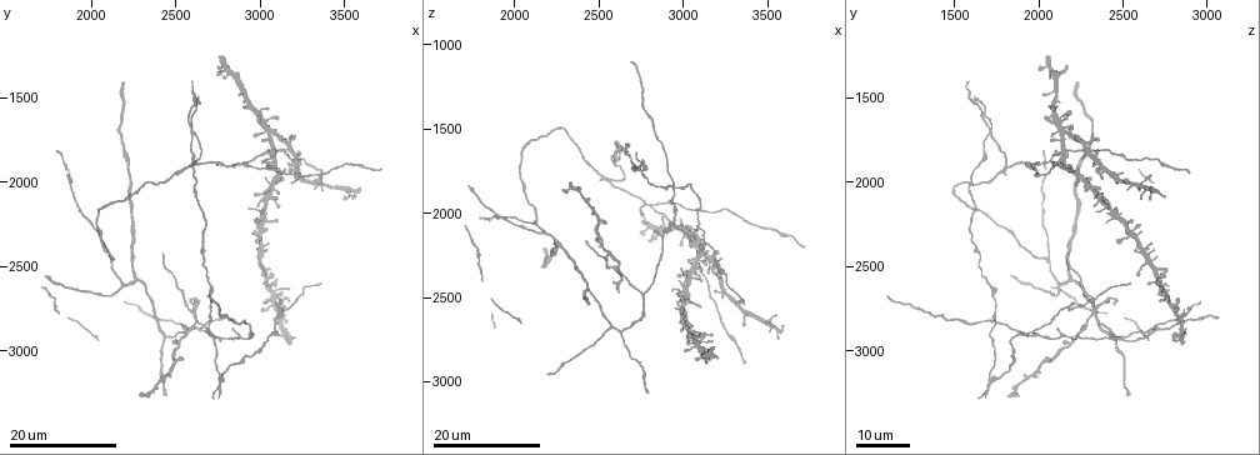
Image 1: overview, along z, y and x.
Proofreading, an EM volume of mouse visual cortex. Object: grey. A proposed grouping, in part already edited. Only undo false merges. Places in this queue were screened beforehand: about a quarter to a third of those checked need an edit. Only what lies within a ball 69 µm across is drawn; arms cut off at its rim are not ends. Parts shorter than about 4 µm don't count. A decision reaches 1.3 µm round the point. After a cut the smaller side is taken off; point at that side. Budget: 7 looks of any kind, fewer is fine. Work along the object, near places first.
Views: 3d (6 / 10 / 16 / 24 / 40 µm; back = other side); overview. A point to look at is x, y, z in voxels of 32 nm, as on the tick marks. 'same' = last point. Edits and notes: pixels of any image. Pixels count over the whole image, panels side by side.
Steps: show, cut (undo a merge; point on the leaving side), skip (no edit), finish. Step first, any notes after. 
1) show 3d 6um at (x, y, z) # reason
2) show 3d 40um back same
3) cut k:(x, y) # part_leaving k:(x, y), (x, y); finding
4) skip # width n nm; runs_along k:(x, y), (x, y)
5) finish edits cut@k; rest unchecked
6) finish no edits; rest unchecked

show 3d 16um at (2620, 2760, 2300) # two arms in line, one across

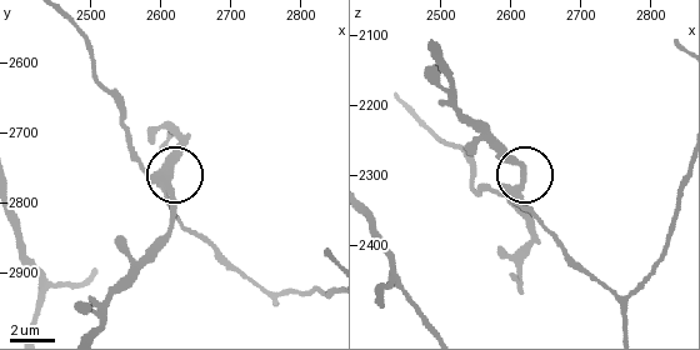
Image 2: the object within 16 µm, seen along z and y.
show 3d 10um at (2610, 2775, 2320)

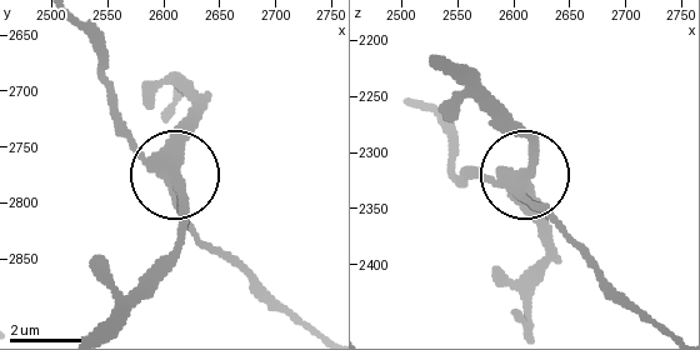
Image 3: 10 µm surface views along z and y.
cut 3:(175, 126) # arms 3; part_leaving 3:(161, 171), (176, 196), (176, 259), (123, 321); a second cell is stuck on

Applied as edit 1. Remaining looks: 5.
show overview

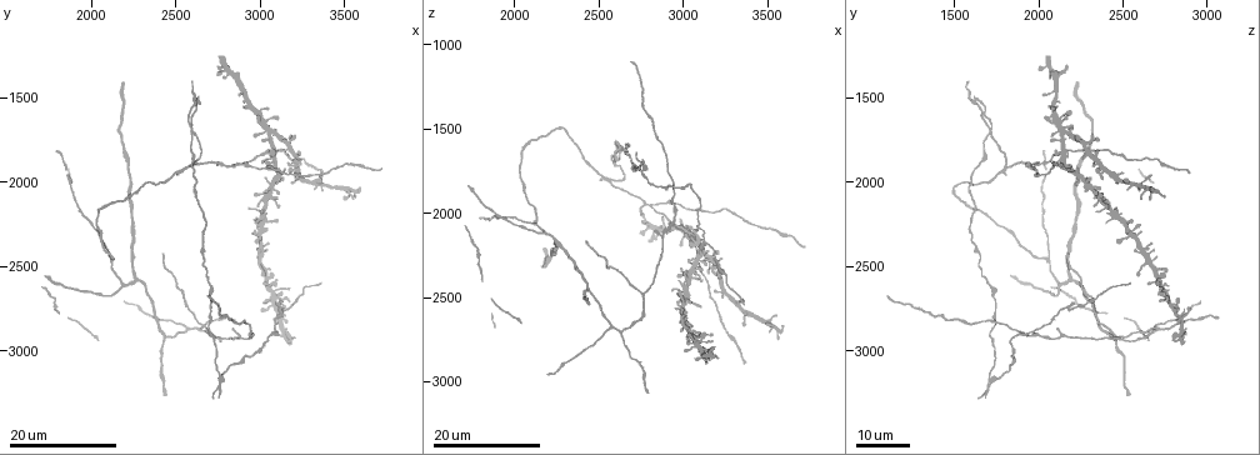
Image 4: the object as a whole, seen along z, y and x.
show 3d 16um at (2200, 2620, 2120) # three arms meet

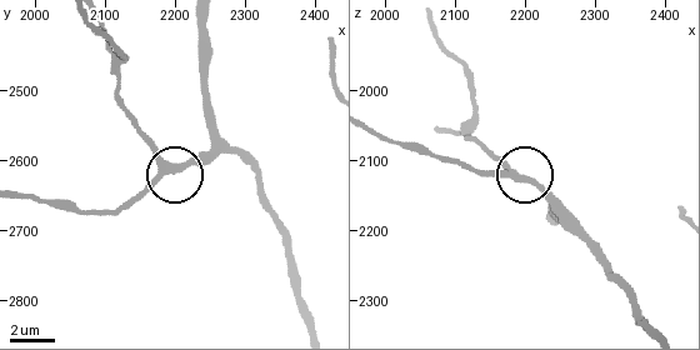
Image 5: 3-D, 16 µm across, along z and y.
show 3d 10um at (2190, 2610, 2120)

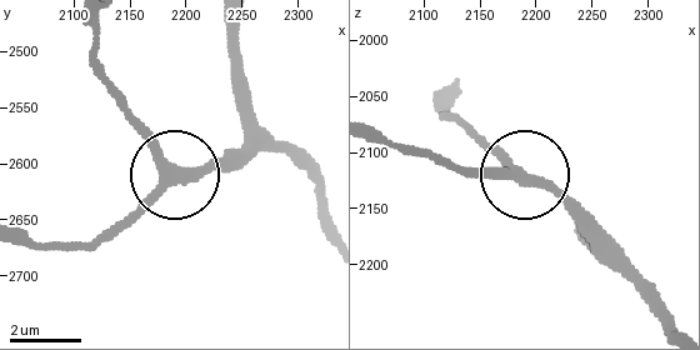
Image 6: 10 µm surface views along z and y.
skip # width 300 nm; runs_along 6:(91, 23), (104, 85), (166, 175), (104, 243); one cell here

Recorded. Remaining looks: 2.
show 3d 24um at (2560, 1920, 1800) # side arm on a straight run

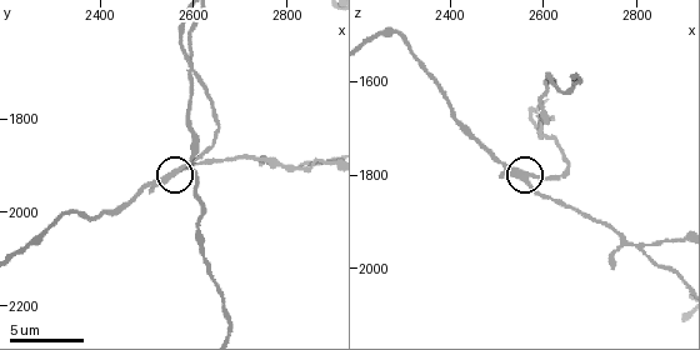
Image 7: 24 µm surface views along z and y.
show 3d 6um at (2570, 1910, 1805)

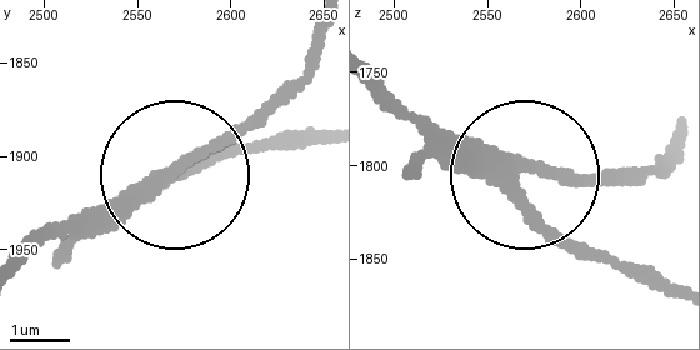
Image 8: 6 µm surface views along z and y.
skip # arms 3; runs_along 8:(29, 256), (104, 206), (293, 143); one cell here

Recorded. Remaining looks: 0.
finish edits cut@3; rest unchecked

